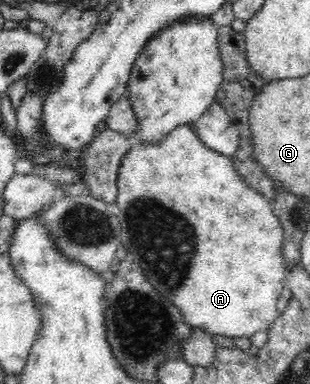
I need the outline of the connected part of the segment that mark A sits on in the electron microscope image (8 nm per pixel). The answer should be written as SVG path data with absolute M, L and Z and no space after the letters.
M186 123L177 127L169 134L169 137L162 142L152 144L132 145L130 151L124 155L120 169L118 169L118 197L117 205L120 213L117 218L121 225L121 245L123 245L130 258L141 265L150 283L168 301L171 301L182 313L185 322L193 329L204 329L210 335L224 335L224 337L252 337L254 333L270 330L278 317L276 303L282 289L286 287L286 265L282 256L282 245L284 245L284 230L280 227L278 217L272 211L270 201L262 197L248 187L242 176L236 171L231 158L222 156L217 151L206 148L202 140L196 136L194 127Z

